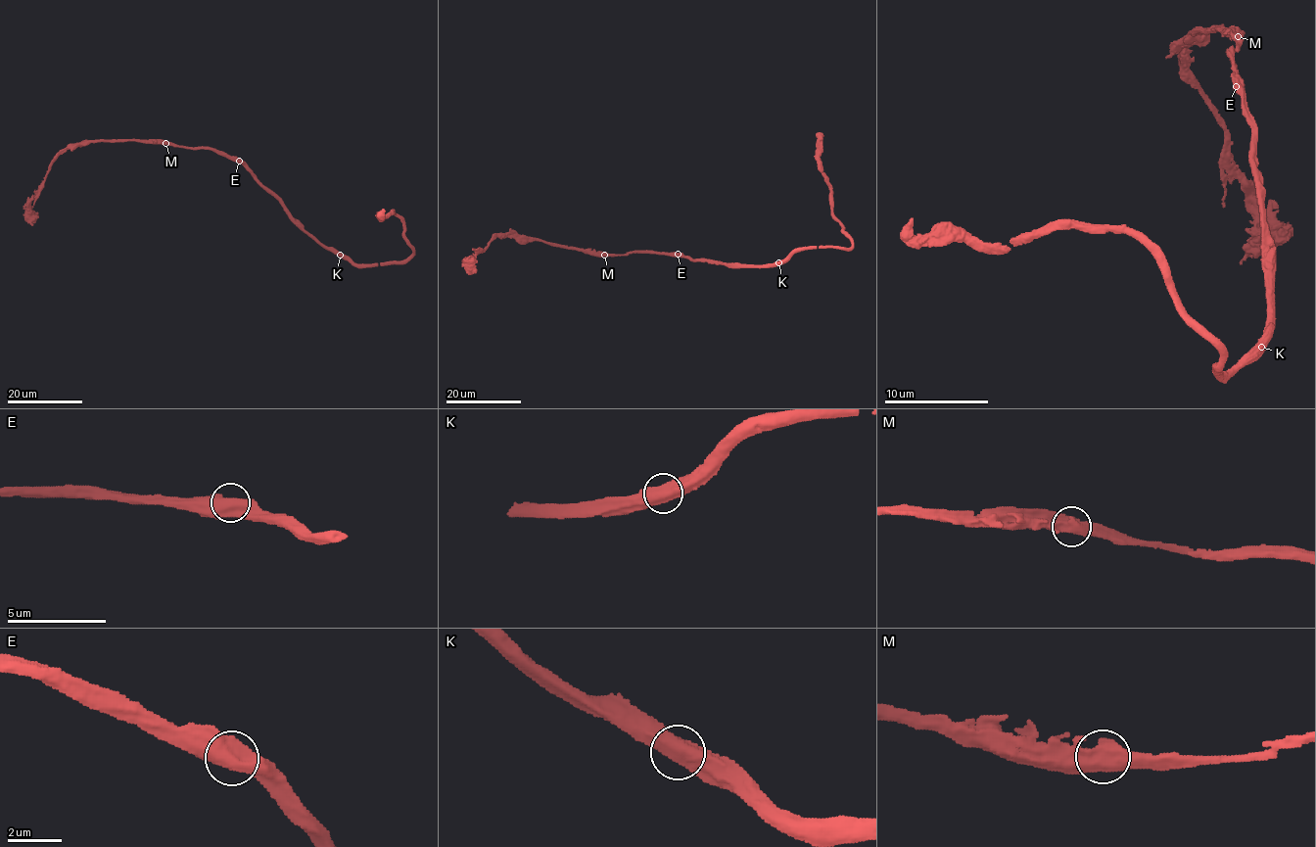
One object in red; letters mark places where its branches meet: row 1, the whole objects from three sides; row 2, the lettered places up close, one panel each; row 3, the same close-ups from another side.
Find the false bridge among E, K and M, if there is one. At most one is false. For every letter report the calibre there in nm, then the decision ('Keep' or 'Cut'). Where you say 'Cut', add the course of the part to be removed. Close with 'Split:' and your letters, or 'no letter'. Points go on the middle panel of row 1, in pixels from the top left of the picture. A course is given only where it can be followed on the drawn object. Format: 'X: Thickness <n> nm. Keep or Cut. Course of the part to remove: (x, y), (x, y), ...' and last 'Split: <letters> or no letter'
E: Thickness 700 nm. Keep
K: Thickness 650 nm. Keep
M: Thickness 700 nm. Keep
Split: no letter

